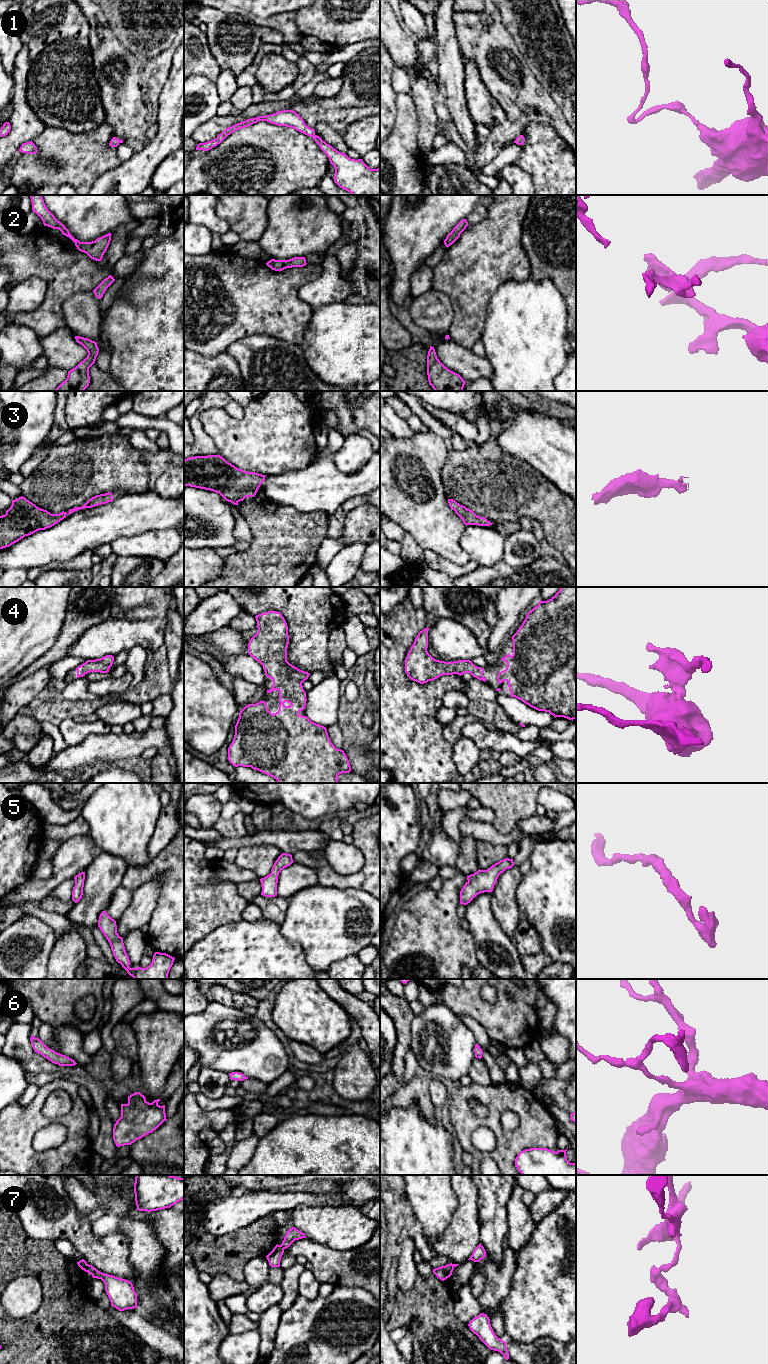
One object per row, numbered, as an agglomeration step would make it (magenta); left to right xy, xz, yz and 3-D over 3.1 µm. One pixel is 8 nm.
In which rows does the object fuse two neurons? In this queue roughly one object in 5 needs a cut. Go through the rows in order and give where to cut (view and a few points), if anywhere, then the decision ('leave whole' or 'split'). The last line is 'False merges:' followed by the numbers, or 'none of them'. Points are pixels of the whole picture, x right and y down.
1: no cut | leave whole
2: no cut | leave whole
3: no cut | leave whole
4: no cut | leave whole
5: no cut | leave whole
6: no cut | leave whole
7: xy (87, 1264), (83, 1269) | split
False merges: 7

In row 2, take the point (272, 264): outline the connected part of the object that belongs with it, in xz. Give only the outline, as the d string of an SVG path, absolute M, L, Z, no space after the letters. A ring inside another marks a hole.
M294 257L289 260L271 259L266 263L268 267L270 267L272 270L275 271L282 271L286 268L292 268L292 267L303 267L306 264L307 263L305 257Z

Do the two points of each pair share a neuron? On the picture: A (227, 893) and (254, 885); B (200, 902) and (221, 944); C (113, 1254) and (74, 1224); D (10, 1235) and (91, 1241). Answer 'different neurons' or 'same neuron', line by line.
A: different neurons
B: different neurons
C: same neuron
D: different neurons

